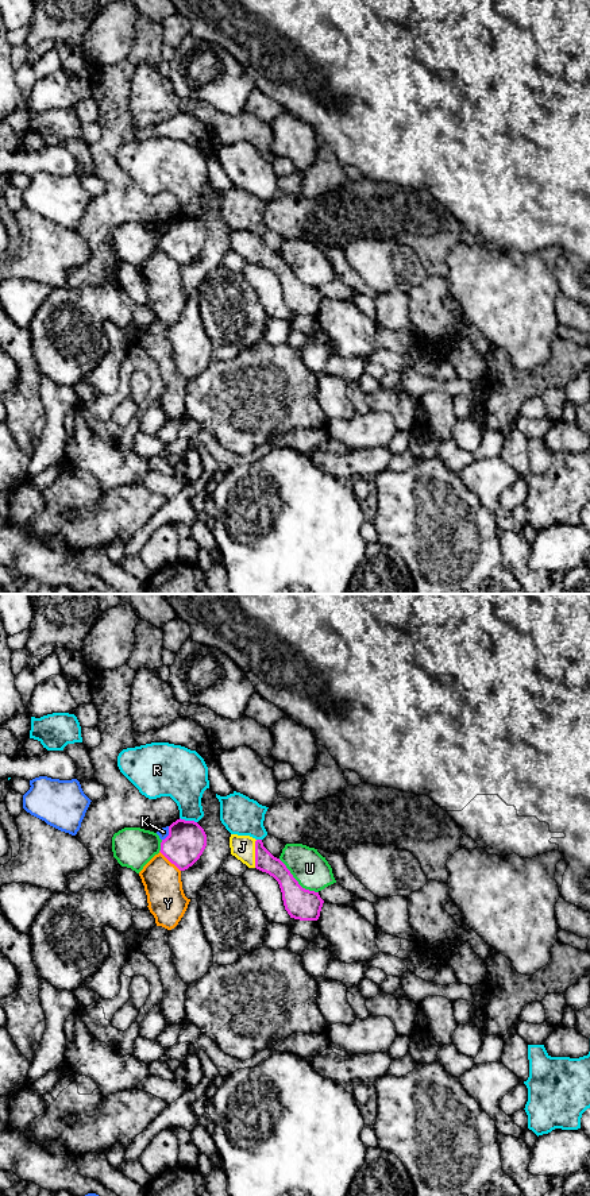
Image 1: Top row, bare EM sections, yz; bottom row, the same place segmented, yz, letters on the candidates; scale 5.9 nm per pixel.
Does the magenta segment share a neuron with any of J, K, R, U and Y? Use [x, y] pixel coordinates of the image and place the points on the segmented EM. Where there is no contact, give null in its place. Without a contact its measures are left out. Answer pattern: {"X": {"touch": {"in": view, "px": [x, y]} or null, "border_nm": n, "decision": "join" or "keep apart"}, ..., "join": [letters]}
{"J": {"touch": {"in": "yz", "px": [255, 853]}, "border_nm": 170, "decision": "join"}, "K": {"touch": {"in": "yz", "px": [169, 833]}, "border_nm": 100, "decision": "keep apart"}, "R": {"touch": {"in": "yz", "px": [188, 821]}, "border_nm": 110, "decision": "keep apart"}, "U": {"touch": {"in": "yz", "px": [296, 880]}, "border_nm": 320, "decision": "keep apart"}, "Y": {"touch": {"in": "yz", "px": [170, 861]}, "border_nm": 180, "decision": "keep apart"}, "join": ["J"]}

